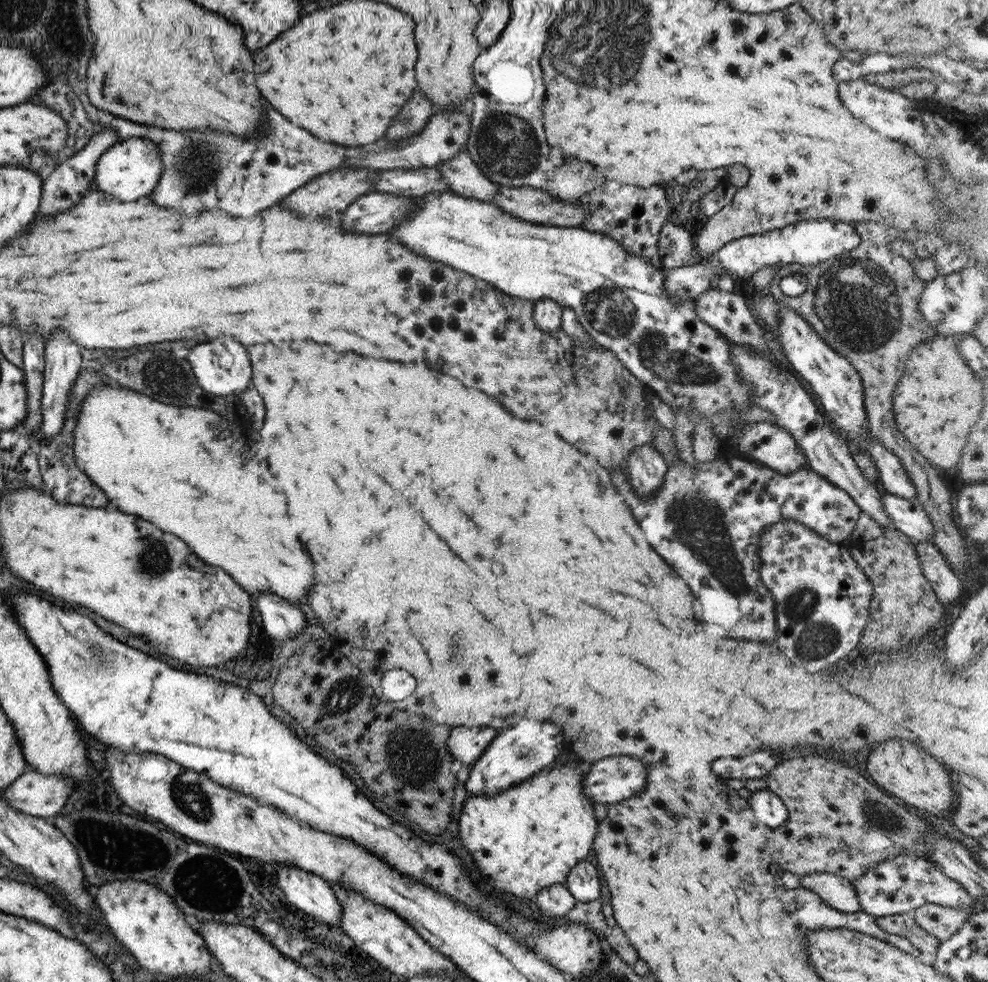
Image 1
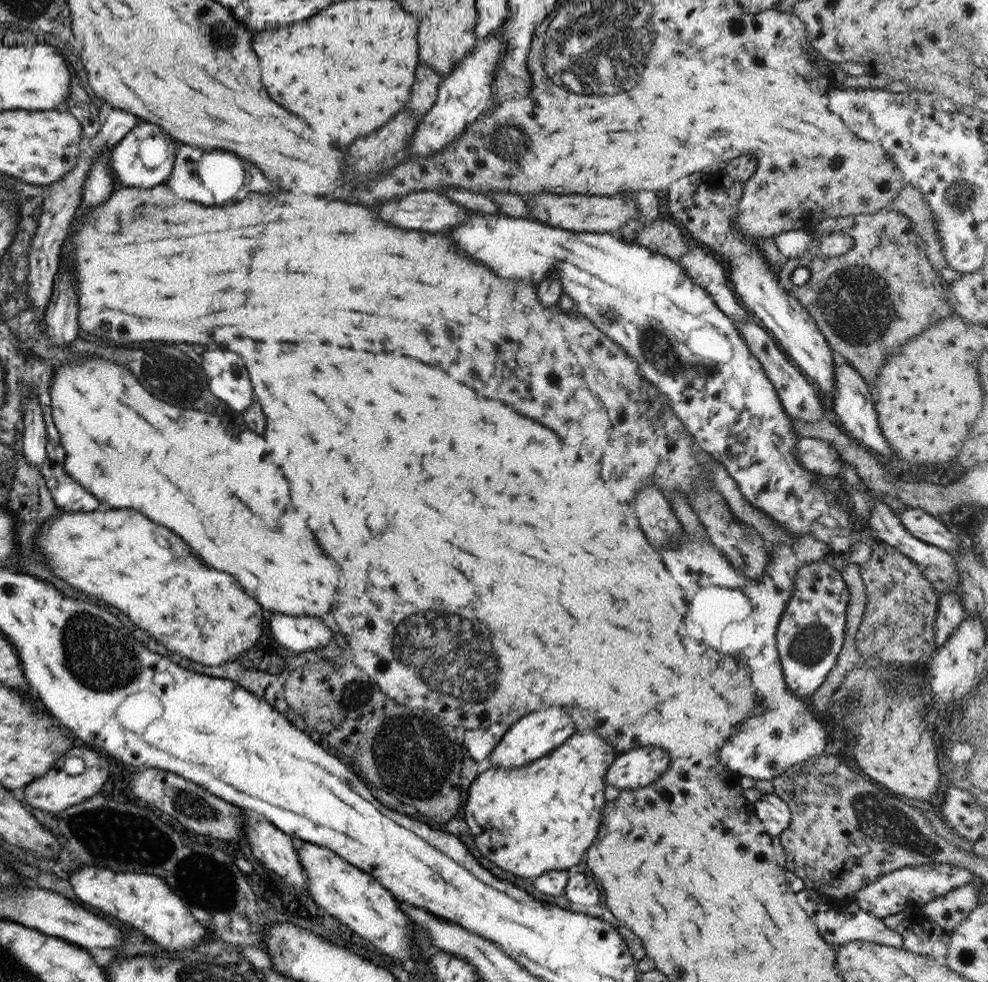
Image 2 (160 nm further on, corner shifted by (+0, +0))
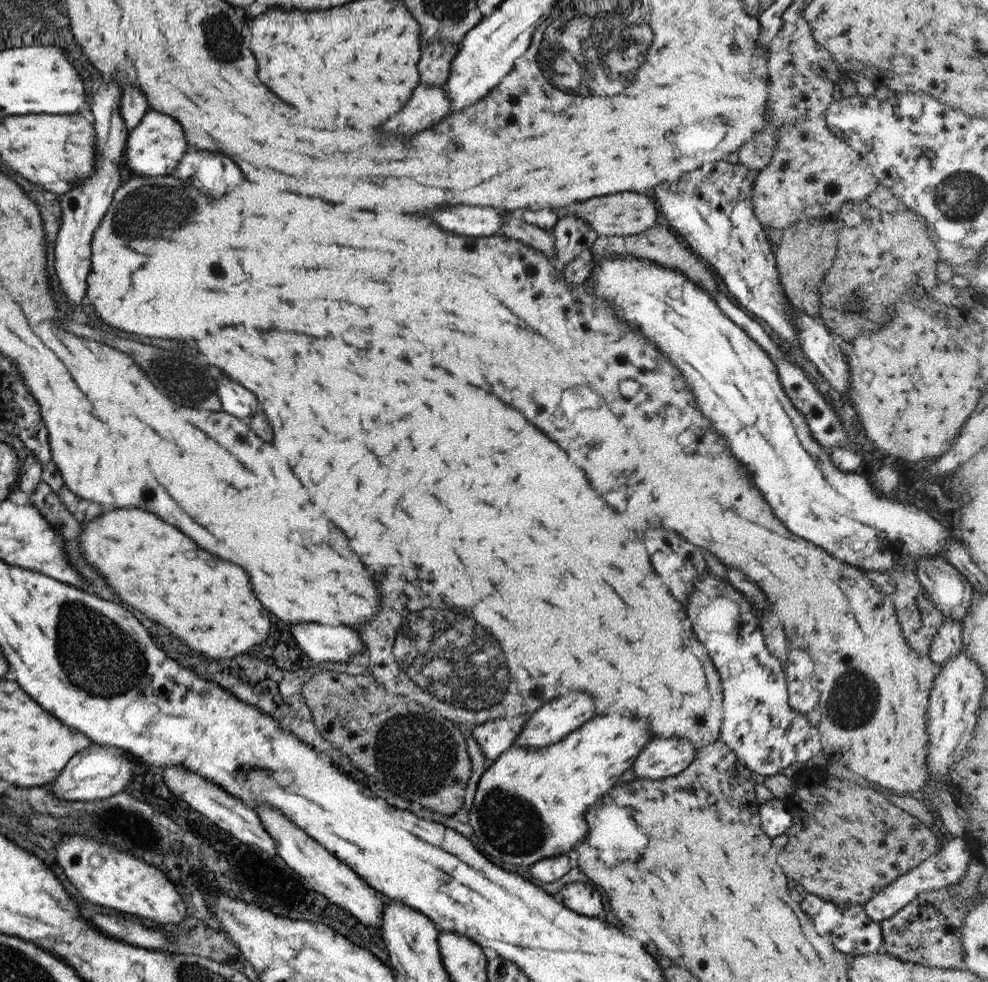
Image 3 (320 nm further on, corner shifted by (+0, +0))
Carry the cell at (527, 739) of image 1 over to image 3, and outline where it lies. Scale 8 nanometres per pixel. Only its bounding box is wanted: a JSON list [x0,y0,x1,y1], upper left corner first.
[513,692,594,748]

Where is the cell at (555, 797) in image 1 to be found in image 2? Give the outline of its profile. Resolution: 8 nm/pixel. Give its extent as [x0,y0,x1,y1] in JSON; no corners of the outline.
[463,732,617,882]

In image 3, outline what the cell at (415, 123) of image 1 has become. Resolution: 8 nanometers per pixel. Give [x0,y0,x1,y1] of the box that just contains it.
[419,41,459,85]

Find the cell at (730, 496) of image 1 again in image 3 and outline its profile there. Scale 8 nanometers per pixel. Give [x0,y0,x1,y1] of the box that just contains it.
[685,571,823,777]

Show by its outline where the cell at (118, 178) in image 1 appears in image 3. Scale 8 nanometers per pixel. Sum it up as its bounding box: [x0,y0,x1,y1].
[122,108,190,177]

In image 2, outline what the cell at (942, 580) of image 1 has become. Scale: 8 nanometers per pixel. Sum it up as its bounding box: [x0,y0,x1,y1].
[934,593,966,648]

